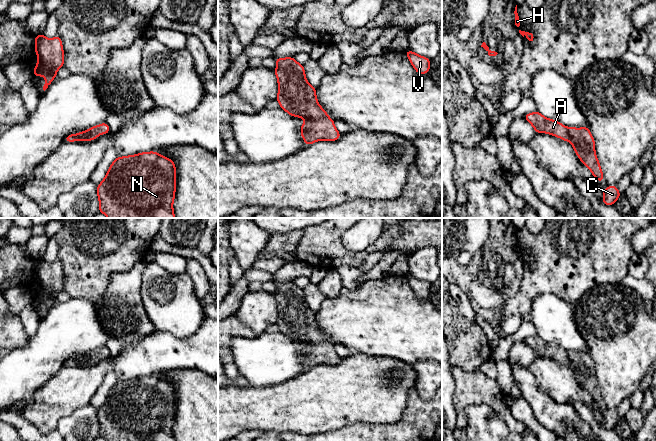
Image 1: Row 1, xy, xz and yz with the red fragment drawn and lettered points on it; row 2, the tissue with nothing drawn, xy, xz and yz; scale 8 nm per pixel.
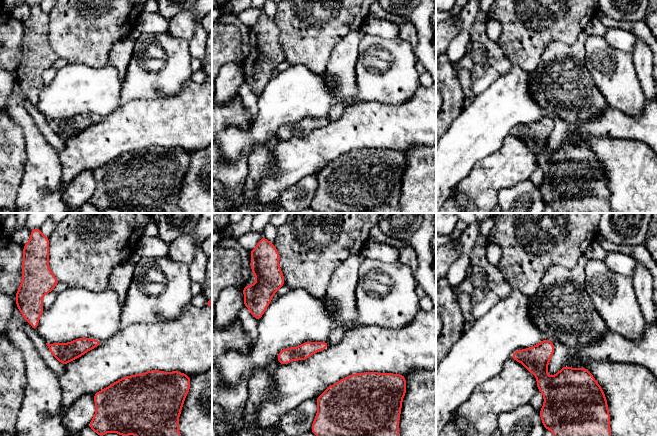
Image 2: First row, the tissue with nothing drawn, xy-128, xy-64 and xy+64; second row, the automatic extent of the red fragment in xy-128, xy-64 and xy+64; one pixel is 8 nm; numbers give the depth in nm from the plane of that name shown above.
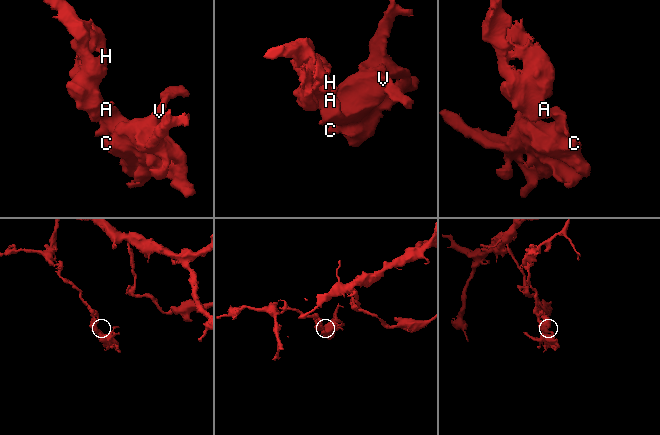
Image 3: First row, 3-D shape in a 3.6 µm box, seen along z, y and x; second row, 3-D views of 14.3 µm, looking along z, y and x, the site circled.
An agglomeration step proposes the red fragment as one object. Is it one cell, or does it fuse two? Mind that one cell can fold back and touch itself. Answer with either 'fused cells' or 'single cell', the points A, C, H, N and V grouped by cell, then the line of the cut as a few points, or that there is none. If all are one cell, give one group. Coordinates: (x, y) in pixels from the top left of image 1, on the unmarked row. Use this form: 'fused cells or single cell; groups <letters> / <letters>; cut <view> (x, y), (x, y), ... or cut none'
single cell; groups A C H N V; cut none

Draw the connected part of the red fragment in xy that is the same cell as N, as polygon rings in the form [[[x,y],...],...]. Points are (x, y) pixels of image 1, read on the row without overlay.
[[[143,376],[117,381],[102,406],[97,409],[99,436],[107,441],[175,441],[173,426],[176,414],[176,390],[158,376]]]

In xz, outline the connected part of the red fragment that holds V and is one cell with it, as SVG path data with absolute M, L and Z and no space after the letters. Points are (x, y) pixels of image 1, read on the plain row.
M407 274L405 277L418 298L427 298L429 296L431 283L420 280L410 274Z

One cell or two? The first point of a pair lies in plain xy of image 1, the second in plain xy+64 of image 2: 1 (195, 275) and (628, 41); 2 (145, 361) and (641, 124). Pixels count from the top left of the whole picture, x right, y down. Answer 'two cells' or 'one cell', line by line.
1: two cells
2: one cell

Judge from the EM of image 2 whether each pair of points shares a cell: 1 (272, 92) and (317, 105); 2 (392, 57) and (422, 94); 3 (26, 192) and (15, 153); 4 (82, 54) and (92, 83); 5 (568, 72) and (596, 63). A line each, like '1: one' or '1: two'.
1: one
2: two
3: two
4: two
5: two

